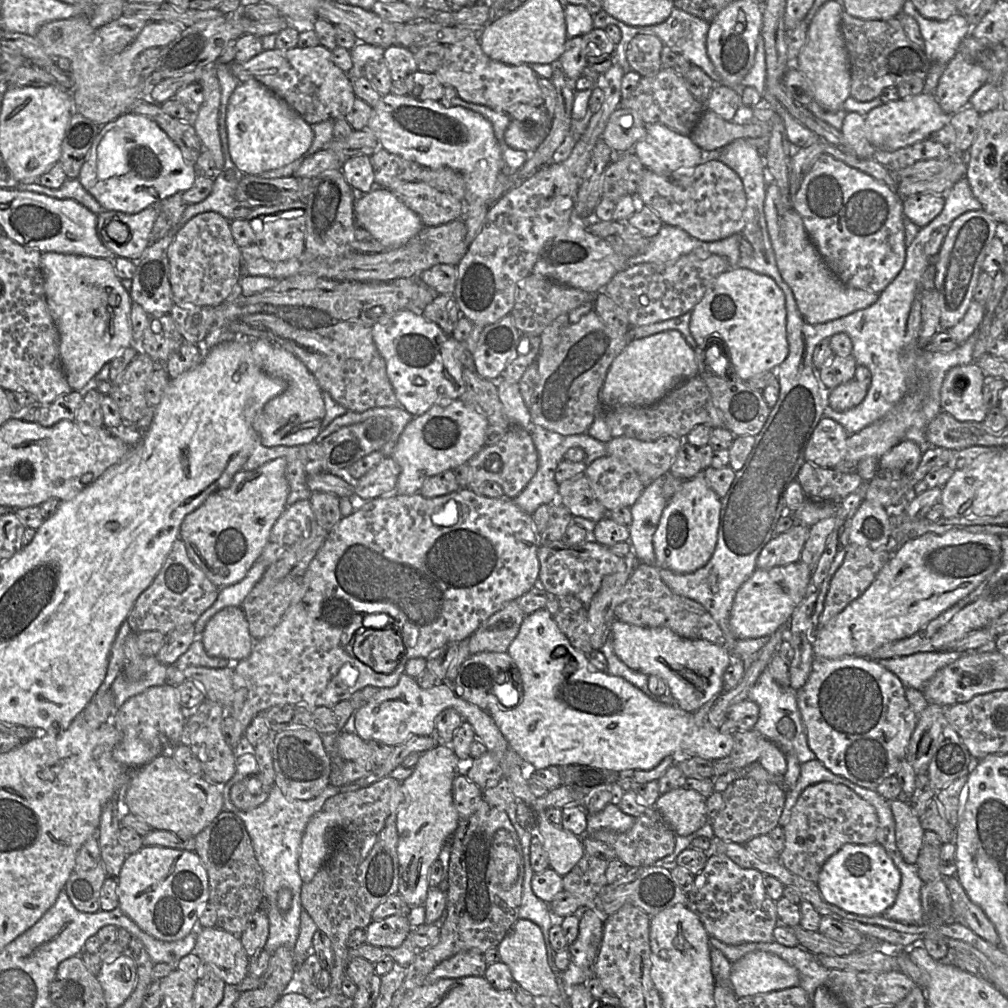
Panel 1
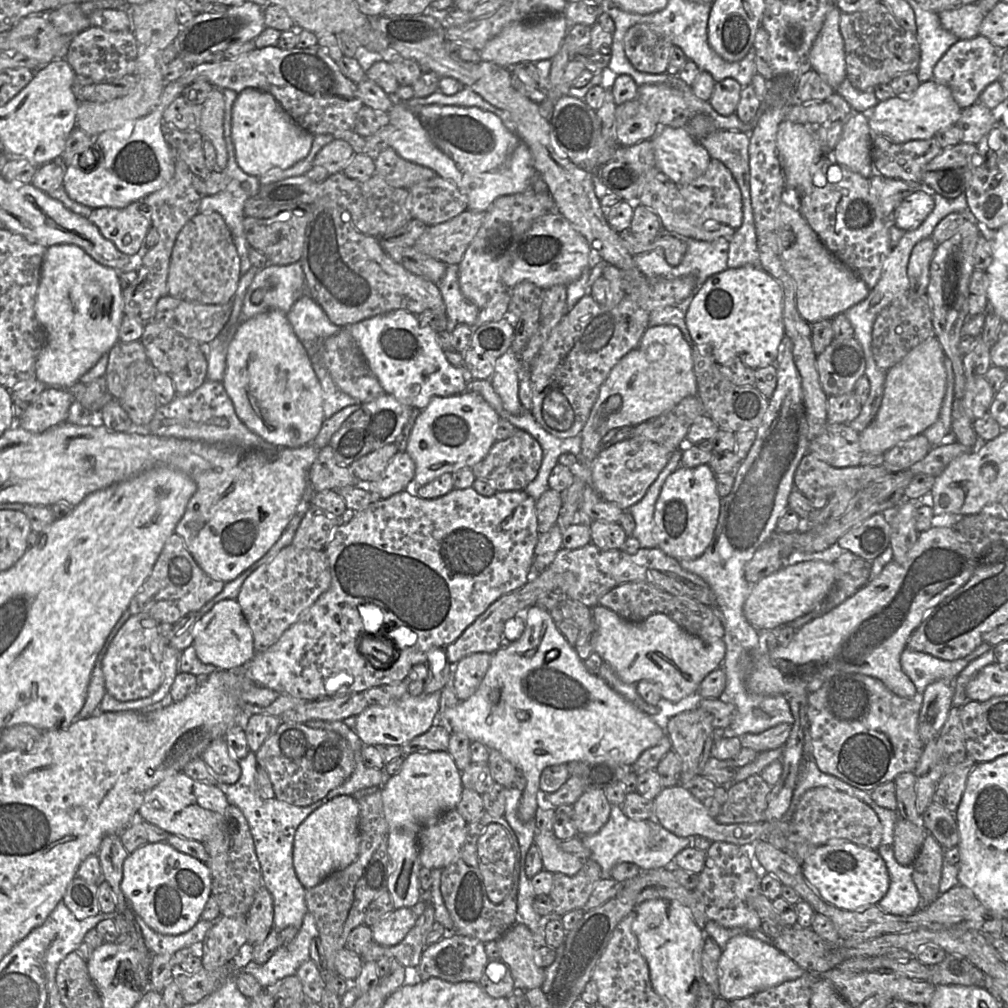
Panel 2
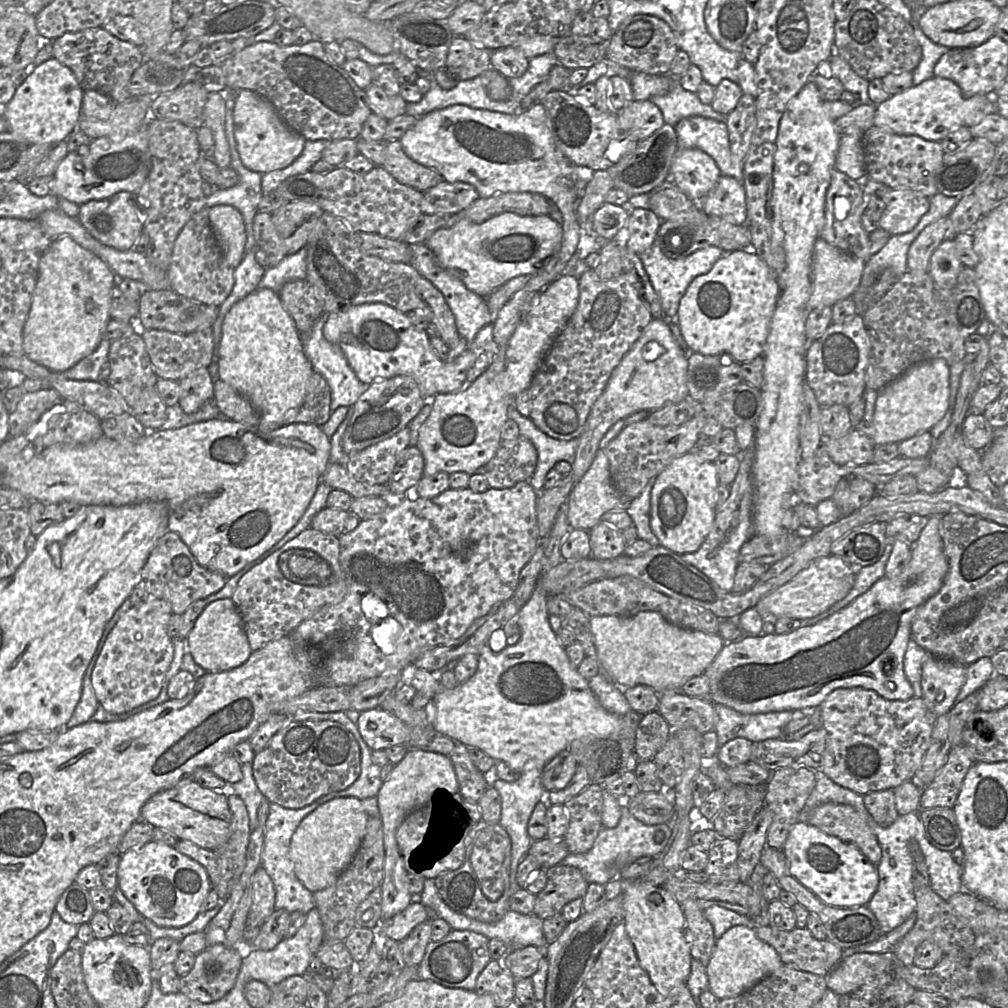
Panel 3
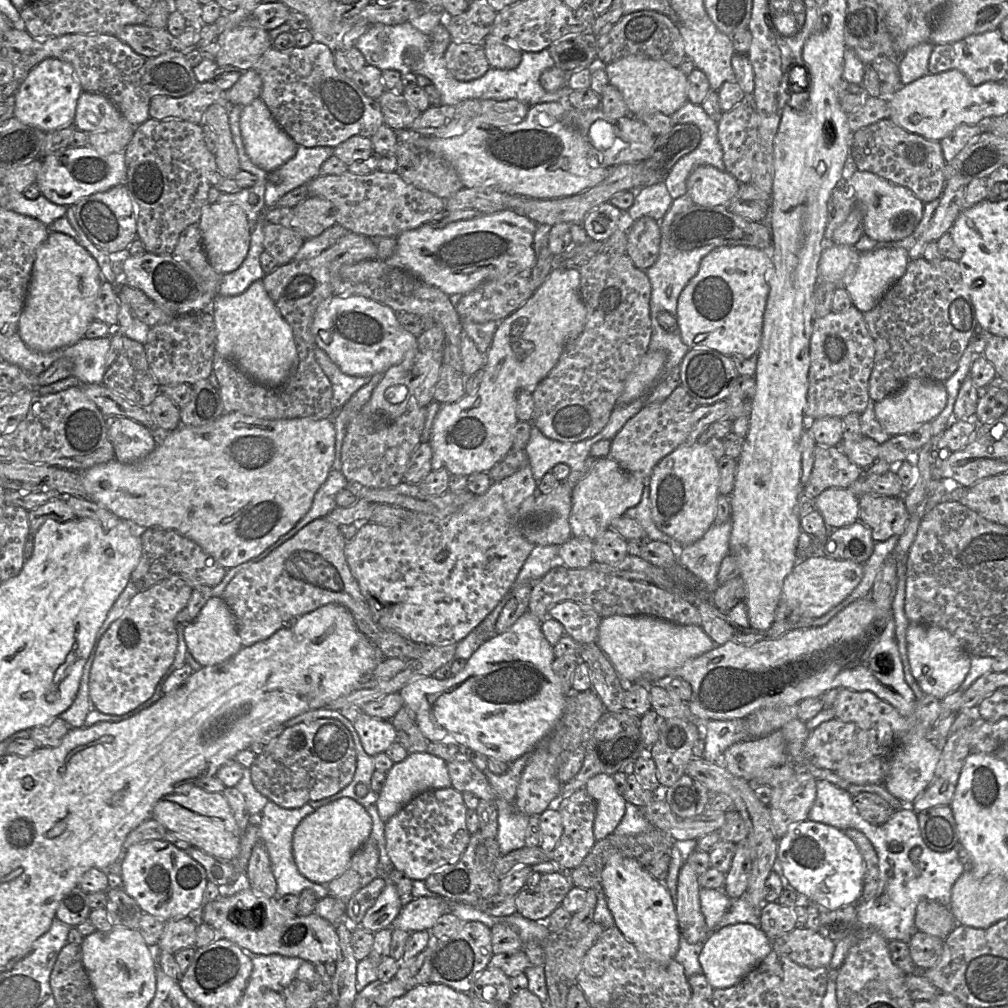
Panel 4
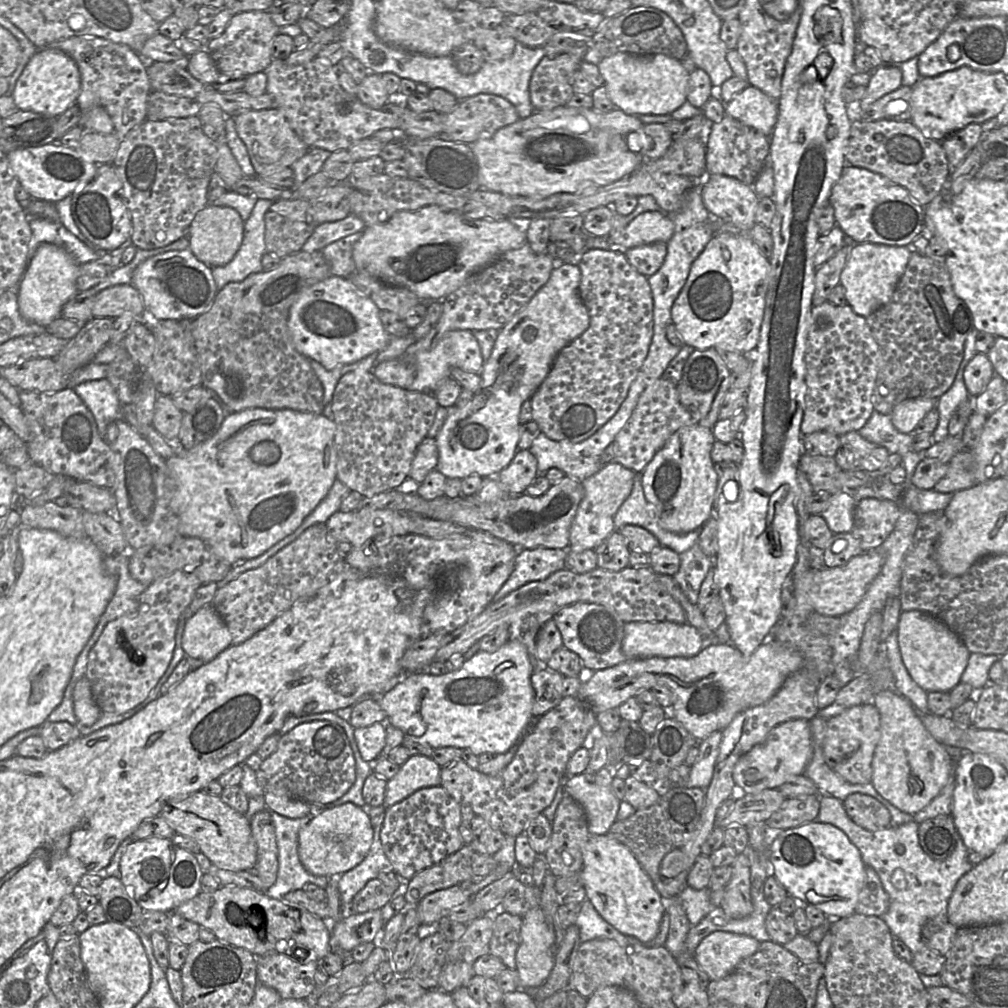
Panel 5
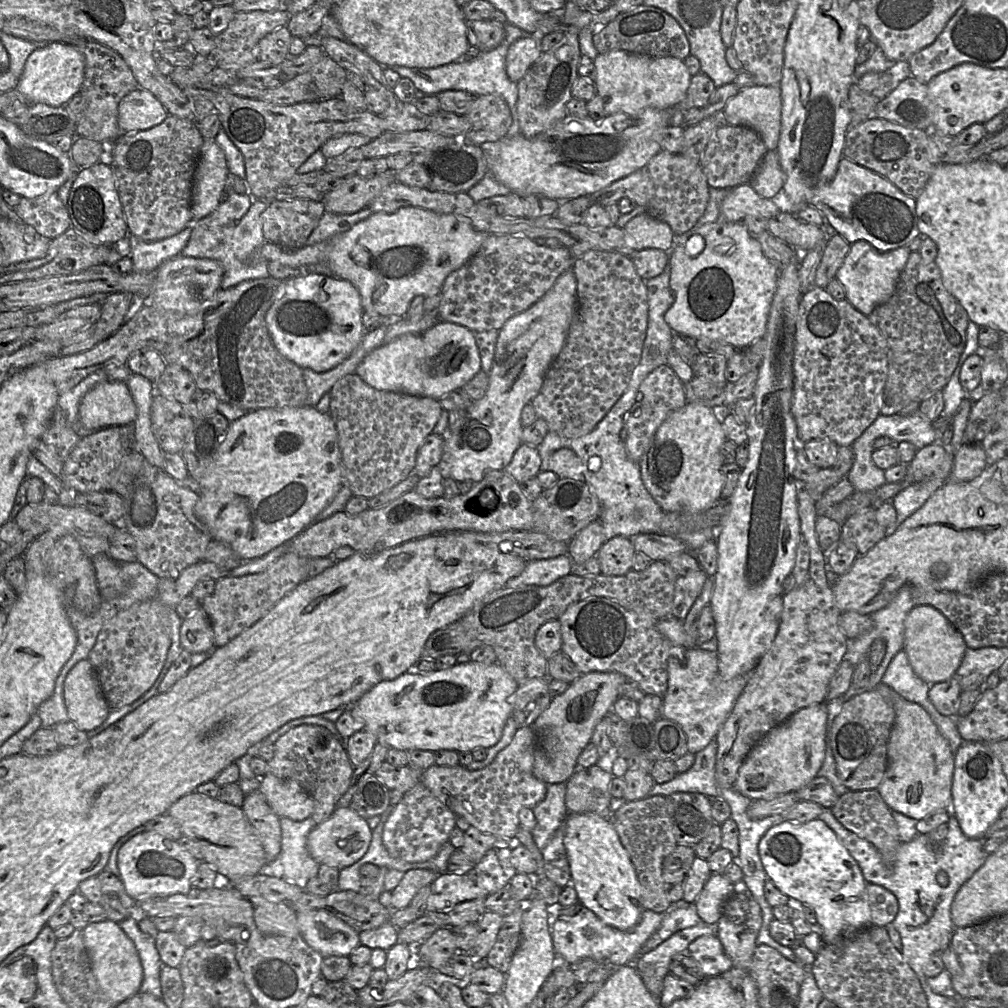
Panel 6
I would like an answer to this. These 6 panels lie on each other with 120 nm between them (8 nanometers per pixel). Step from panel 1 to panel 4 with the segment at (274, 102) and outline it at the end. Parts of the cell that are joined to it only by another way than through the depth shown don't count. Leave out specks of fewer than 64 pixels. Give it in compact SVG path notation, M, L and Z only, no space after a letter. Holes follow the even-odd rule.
M260 97L243 106L240 115L240 130L250 160L266 172L278 169L297 152L298 145L296 142L276 122L269 108Z

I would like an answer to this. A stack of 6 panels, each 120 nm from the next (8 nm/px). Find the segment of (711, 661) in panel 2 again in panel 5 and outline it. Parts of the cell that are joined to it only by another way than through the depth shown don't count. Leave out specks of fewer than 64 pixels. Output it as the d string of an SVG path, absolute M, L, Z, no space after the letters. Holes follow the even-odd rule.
M670 621L625 622L622 651L628 660L645 657L692 657L706 645L706 639L689 623Z

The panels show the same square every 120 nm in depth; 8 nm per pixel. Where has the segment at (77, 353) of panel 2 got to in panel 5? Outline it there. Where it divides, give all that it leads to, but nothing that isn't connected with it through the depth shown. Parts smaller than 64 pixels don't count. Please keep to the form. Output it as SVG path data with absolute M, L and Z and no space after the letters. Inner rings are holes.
M50 243L41 244L18 284L18 306L23 318L47 326L61 317L63 306L78 293L76 281L79 268L80 264L62 247Z

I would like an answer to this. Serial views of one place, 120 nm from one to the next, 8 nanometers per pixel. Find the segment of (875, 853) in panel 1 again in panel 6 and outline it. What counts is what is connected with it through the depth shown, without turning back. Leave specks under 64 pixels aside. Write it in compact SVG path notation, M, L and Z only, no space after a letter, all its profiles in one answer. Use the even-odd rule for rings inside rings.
M820 818L800 824L785 821L773 826L760 840L759 855L768 879L771 879L780 891L794 904L808 904L814 908L817 925L814 925L813 932L821 935L823 945L835 945L872 925L866 895L867 882L861 869L834 831Z

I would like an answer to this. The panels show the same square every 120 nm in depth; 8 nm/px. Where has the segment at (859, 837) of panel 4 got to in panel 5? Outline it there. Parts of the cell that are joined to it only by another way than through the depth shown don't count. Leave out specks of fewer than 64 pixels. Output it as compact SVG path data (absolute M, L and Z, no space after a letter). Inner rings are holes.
M865 866L865 882L855 906L855 913L881 917L888 911L889 906L889 896L876 871L870 866Z

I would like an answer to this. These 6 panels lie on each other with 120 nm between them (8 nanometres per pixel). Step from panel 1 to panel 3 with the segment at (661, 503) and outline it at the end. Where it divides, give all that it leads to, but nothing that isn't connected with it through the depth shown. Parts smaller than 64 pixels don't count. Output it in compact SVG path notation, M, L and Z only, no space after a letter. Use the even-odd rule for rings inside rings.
M656 477L650 479L640 495L627 504L627 513L637 529L638 538L647 541L653 547L659 546L659 540L650 527L651 491Z

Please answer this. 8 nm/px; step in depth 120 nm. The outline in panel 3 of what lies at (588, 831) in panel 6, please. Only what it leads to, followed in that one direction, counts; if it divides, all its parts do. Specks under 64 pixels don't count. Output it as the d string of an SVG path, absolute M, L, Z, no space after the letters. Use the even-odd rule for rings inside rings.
M641 880L624 881L623 909L626 932L632 941L640 966L648 973L662 995L686 983L691 971L691 932L679 902L661 886Z

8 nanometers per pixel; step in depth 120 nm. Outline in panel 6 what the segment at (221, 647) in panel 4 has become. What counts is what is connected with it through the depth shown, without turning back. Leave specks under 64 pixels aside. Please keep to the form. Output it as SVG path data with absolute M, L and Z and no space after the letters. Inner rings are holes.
M202 607L183 619L180 639L183 649L192 654L212 652L216 648L212 624Z

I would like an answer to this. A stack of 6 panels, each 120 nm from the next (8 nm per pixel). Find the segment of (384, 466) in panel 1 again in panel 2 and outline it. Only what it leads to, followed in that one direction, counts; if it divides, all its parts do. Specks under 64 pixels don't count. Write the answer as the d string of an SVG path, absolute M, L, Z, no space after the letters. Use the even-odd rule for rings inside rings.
M397 452L389 461L381 477L375 482L362 483L379 499L404 491L412 483L416 466L409 454Z

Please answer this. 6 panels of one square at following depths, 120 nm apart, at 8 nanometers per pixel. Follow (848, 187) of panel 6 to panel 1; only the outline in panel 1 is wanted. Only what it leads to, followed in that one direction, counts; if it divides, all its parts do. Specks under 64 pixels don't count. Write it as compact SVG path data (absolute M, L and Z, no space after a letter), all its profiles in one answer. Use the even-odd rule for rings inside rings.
M920 193L902 200L903 214L919 228L926 226L943 209L944 196Z

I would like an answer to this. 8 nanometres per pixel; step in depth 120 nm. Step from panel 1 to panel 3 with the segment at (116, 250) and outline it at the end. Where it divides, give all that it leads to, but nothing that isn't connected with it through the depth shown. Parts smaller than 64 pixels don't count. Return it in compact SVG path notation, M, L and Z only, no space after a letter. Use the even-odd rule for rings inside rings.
M127 191L80 205L77 220L95 239L120 251L132 250L143 231L143 211L137 203L135 194Z

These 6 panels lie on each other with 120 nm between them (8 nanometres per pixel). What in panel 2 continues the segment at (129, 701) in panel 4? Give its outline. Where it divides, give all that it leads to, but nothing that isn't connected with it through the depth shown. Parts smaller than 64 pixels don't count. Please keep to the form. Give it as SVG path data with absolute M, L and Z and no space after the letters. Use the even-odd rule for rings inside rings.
M147 613L131 615L111 642L102 661L106 692L119 701L132 701L151 696L163 681L162 659L167 647L159 631L160 623Z

